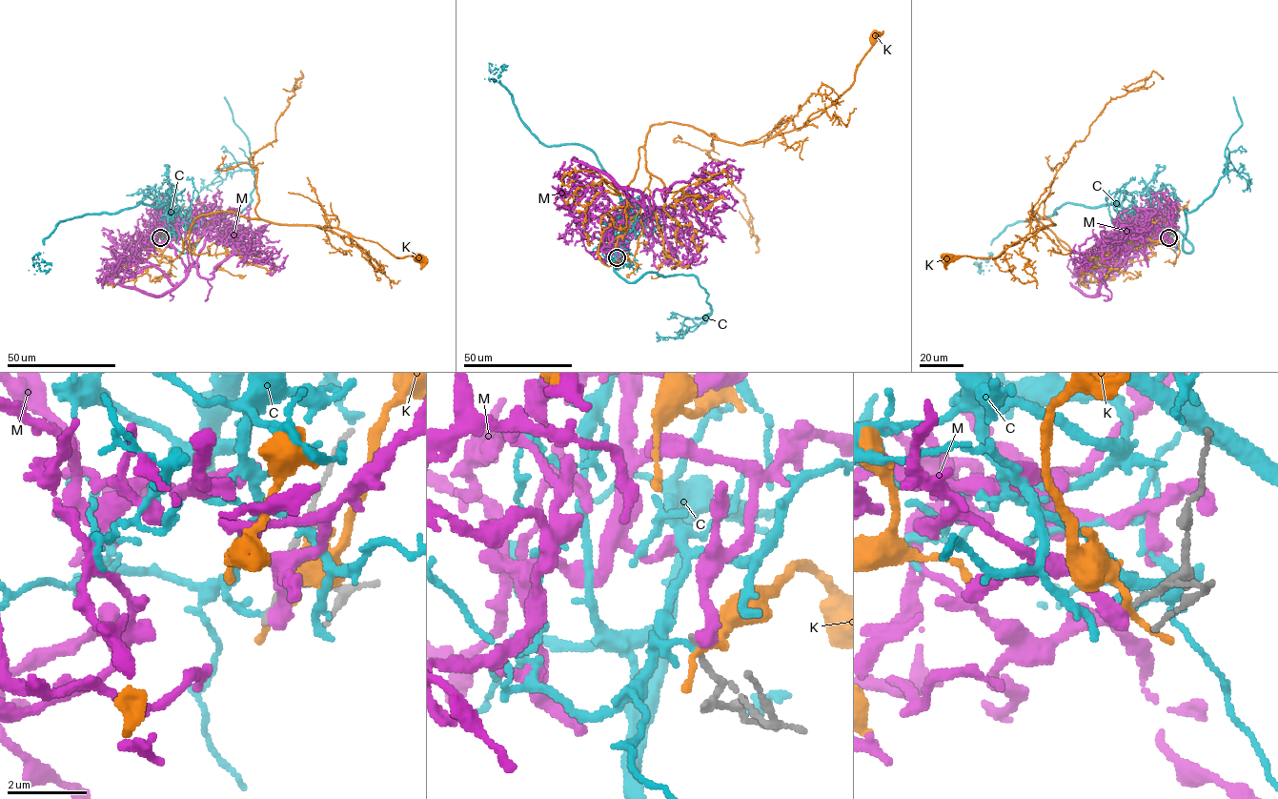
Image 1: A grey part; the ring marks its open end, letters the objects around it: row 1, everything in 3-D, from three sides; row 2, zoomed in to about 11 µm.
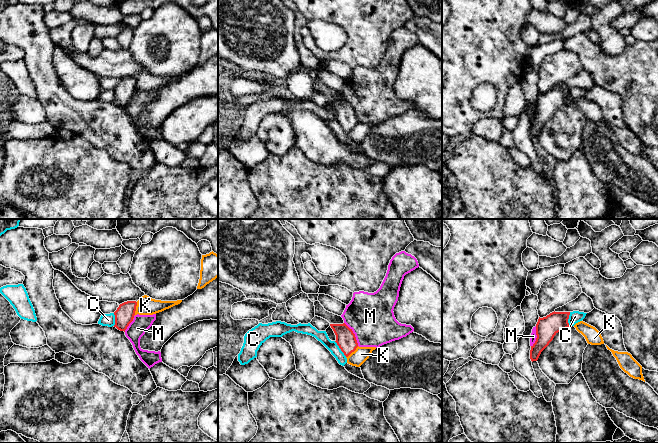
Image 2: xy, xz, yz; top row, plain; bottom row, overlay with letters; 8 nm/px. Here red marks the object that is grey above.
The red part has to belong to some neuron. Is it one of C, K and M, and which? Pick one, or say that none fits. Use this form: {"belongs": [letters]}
{"belongs": []}

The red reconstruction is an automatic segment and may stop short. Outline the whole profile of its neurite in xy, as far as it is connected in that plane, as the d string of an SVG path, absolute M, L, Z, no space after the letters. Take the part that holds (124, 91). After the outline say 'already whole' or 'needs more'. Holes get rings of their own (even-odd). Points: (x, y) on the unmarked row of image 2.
M127 77L119 81L117 86L114 88L115 101L118 106L124 107L127 105L129 100L133 97L137 78Z; already whole

